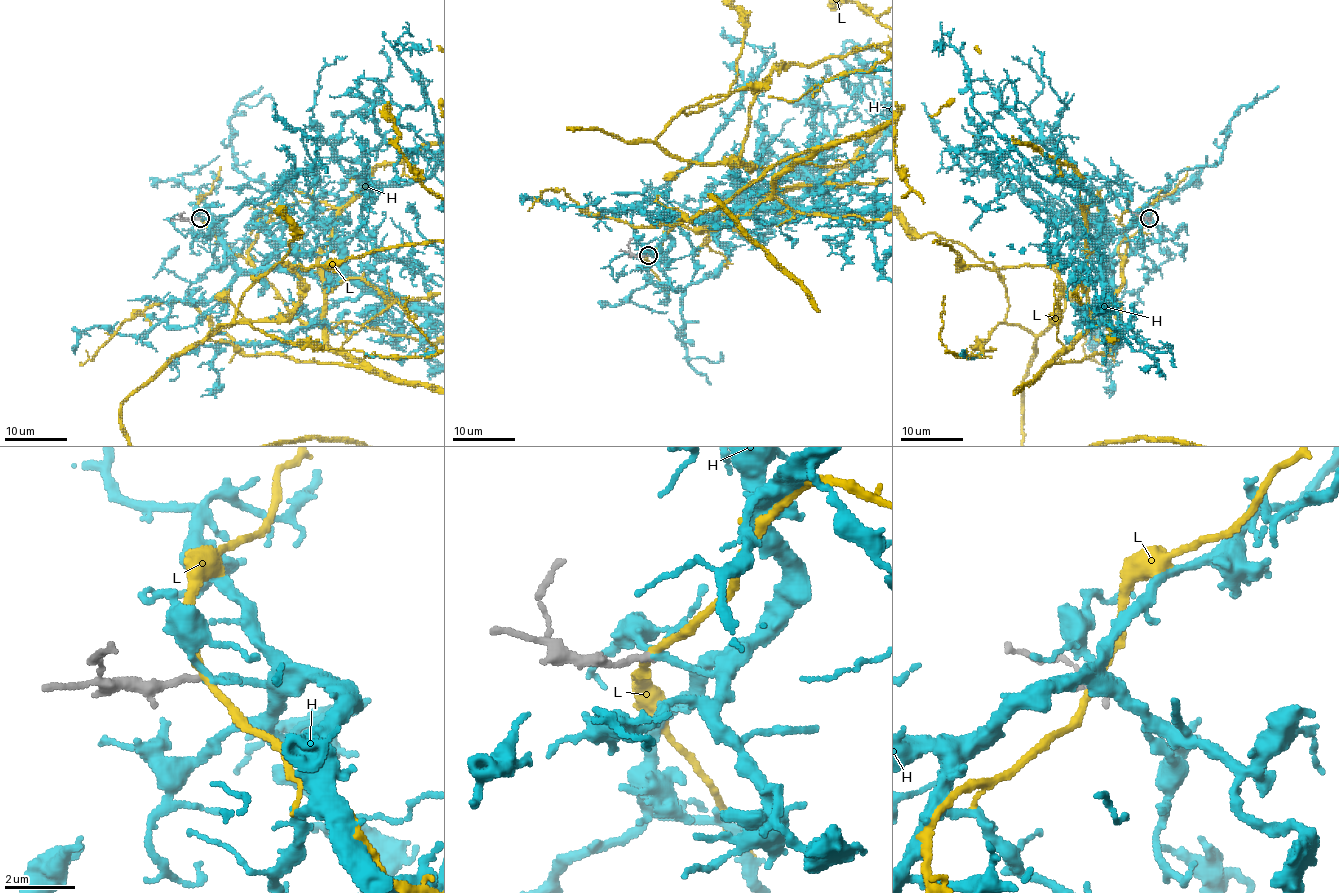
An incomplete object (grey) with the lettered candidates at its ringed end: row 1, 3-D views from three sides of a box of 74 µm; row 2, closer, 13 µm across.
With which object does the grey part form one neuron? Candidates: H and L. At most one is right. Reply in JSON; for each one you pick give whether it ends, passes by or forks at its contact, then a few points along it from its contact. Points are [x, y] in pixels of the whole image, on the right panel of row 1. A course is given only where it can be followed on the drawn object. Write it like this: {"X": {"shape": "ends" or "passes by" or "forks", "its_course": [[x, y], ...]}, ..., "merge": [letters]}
{"H": {"shape": "forks"}, "merge": ["H"]}

